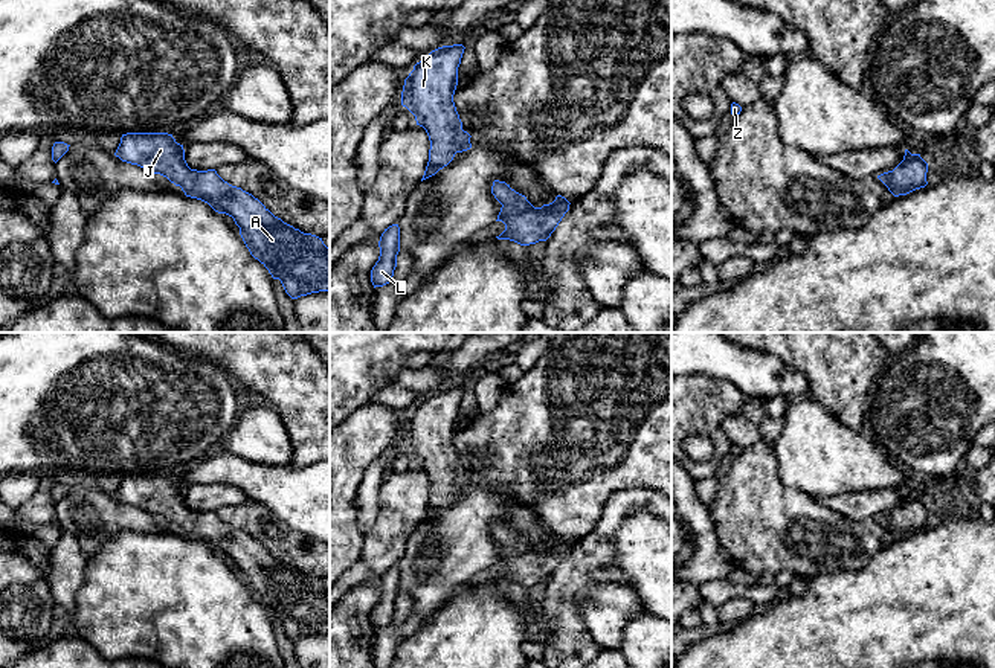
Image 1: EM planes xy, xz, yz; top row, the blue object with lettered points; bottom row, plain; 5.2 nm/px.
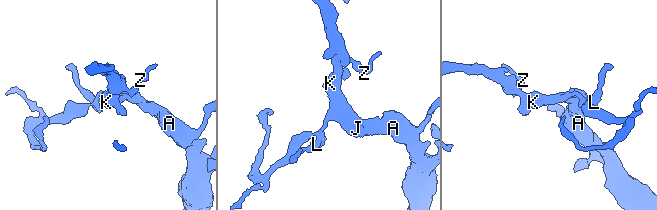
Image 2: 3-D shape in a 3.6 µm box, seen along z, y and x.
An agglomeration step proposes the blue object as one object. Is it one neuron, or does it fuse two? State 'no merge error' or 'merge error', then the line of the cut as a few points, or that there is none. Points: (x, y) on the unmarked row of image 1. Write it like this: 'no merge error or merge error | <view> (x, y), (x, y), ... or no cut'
no merge error | no cut

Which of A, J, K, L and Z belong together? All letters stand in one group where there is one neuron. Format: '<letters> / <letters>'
A J K L Z

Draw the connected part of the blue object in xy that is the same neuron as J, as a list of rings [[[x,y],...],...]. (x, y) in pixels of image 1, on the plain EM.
[[[127,474],[114,494],[122,503],[137,506],[151,515],[166,519],[180,528],[186,538],[208,544],[215,554],[233,560],[250,596],[279,621],[291,641],[319,633],[330,633],[330,590],[322,580],[304,575],[275,558],[258,540],[224,523],[215,511],[191,511],[185,502],[183,487],[168,474]]]

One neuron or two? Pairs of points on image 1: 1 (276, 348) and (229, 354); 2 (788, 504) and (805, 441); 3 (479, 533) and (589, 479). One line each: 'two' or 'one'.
1: one
2: two
3: one

